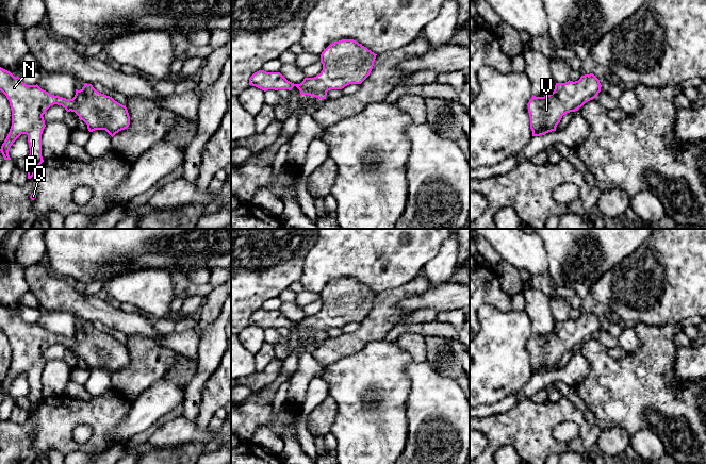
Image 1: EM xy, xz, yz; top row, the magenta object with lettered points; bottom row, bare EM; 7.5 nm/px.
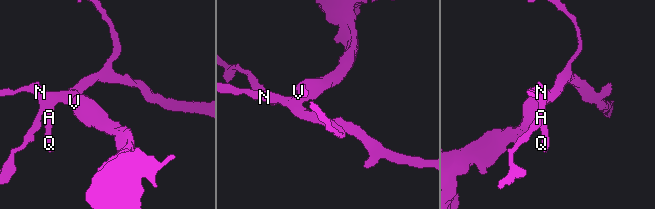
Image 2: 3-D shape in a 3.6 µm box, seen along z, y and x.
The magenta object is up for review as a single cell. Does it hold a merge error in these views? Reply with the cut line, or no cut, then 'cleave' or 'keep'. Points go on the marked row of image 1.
no cut | keep

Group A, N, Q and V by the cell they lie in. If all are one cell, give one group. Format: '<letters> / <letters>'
A N Q V

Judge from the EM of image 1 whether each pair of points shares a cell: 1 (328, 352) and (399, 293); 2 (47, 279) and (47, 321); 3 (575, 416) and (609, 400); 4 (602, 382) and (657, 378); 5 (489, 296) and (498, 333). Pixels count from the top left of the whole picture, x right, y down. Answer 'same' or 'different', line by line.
1: same
2: different
3: different
4: same
5: different

